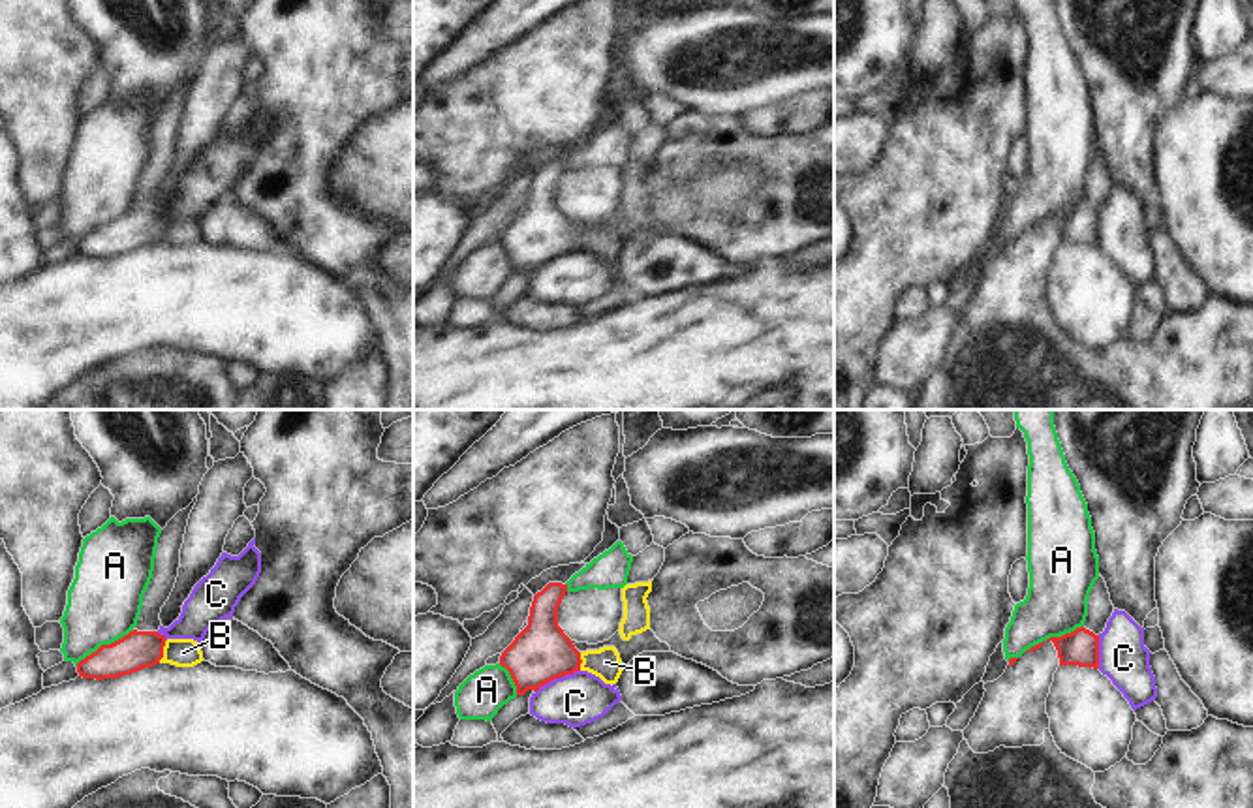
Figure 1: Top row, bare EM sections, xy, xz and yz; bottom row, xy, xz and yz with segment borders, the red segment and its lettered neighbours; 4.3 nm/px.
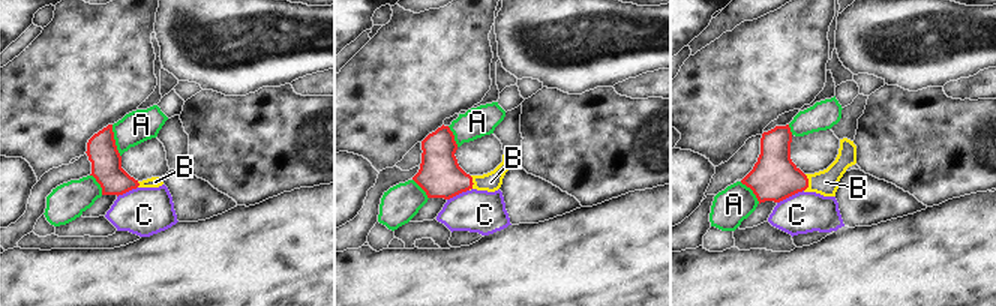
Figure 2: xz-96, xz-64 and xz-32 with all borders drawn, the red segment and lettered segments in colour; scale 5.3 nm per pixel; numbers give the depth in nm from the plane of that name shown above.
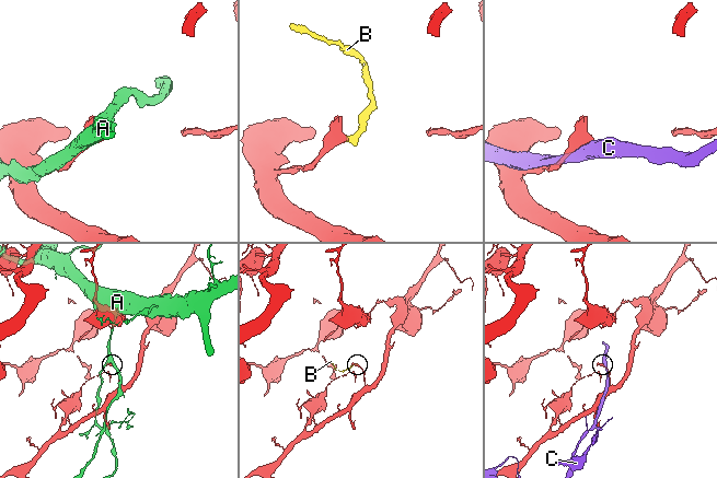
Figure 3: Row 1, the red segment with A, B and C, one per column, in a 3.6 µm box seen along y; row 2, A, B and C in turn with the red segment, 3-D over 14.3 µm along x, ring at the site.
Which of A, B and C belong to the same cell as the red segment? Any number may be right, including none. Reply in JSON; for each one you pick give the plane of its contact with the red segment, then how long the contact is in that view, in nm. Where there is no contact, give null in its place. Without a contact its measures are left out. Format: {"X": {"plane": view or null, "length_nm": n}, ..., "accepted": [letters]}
{"B": {"plane": "xy", "length_nm": 100}, "accepted": ["B"]}

